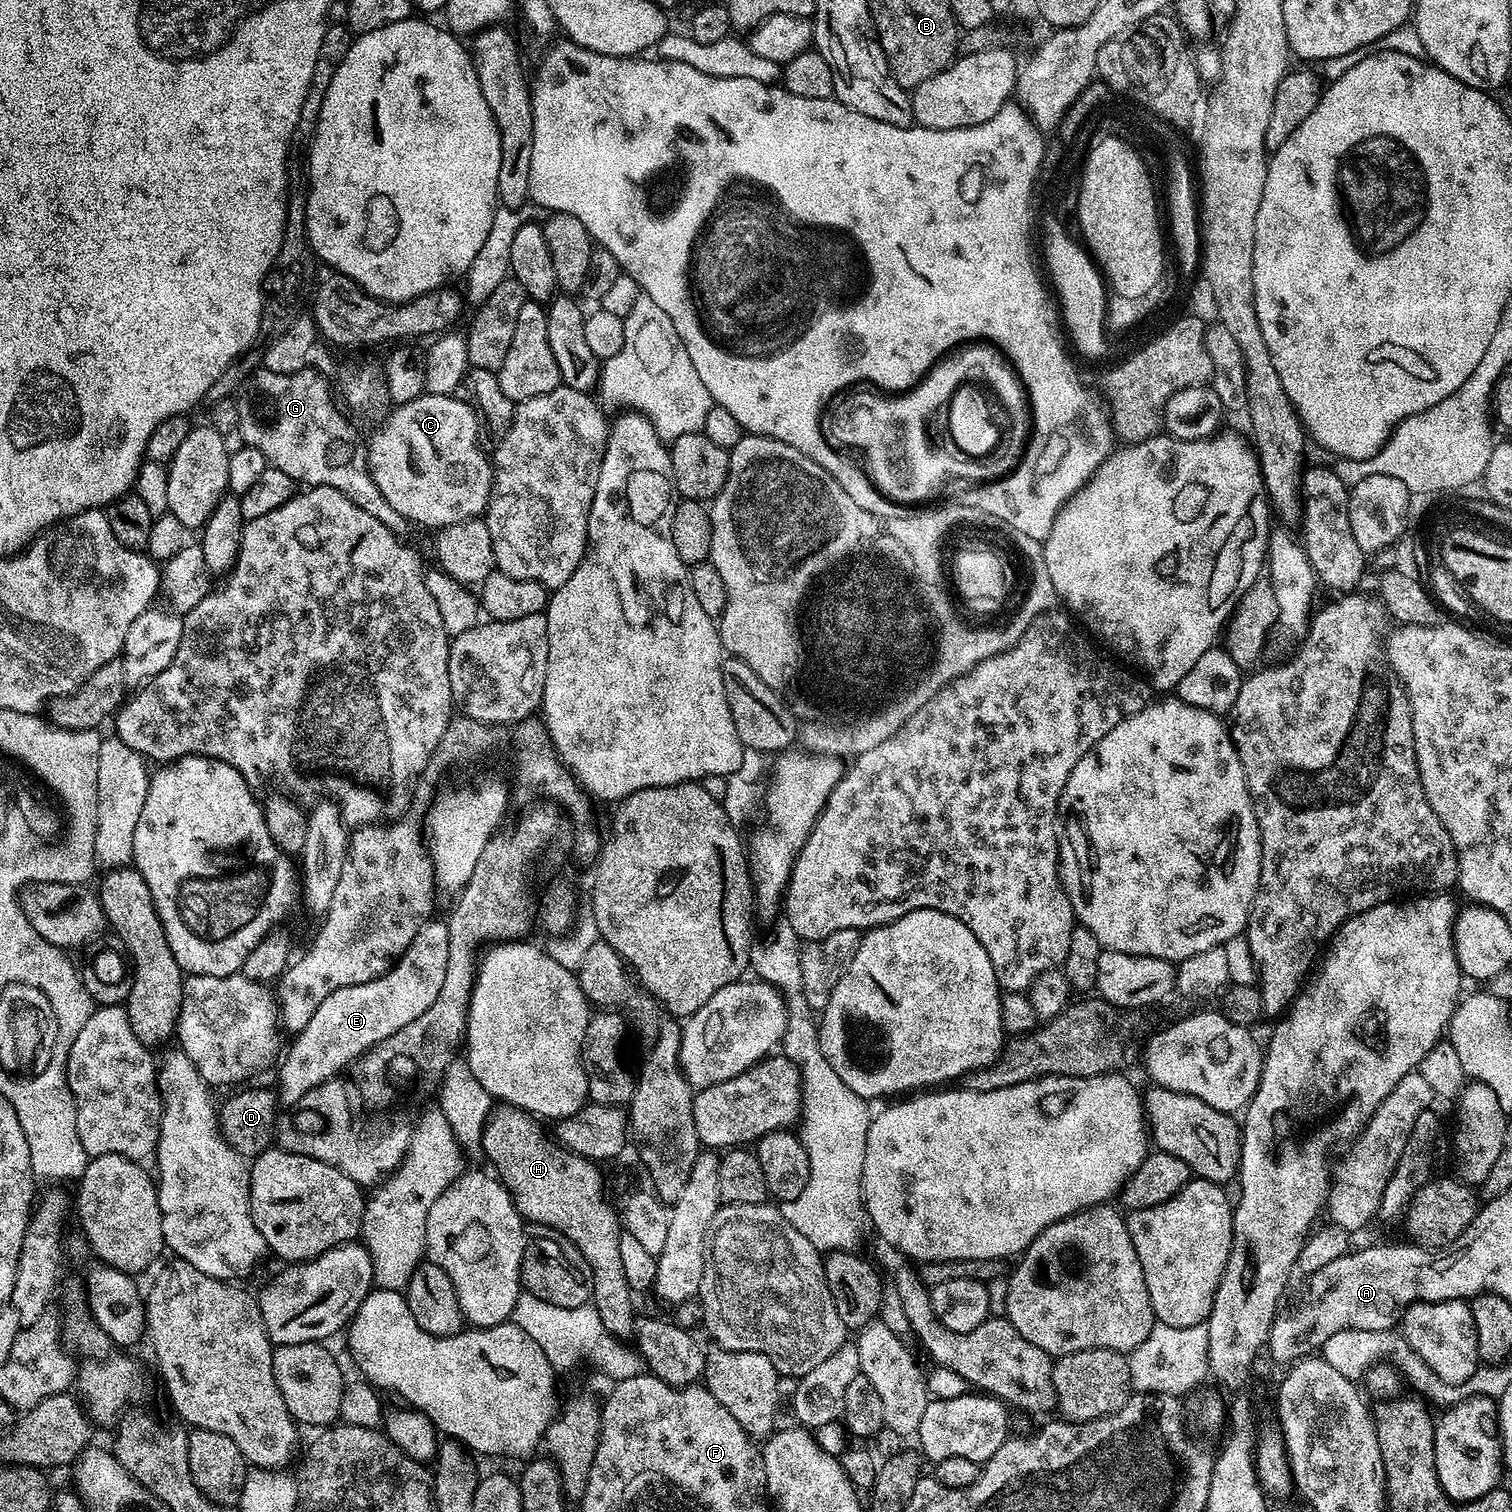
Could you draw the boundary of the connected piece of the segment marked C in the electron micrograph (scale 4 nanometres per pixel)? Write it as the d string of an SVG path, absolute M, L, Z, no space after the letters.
M425 394L405 404L395 405L391 410L393 412L385 418L384 425L380 428L380 433L369 444L366 444L368 469L374 478L374 483L378 485L378 490L382 490L382 498L386 498L386 502L390 502L390 506L394 506L394 510L398 510L398 514L402 514L402 518L406 518L409 525L416 526L416 524L421 524L422 527L434 528L433 530L441 530L458 523L465 523L468 520L477 519L481 514L487 512L488 499L492 493L492 461L489 453L487 451L484 453L480 449L482 429L478 423L475 407L467 399L461 398L456 394L451 396Z

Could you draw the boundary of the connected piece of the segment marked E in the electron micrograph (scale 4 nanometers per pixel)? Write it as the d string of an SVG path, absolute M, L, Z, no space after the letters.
M429 919L420 927L410 946L396 957L389 972L358 986L334 990L334 994L314 1010L314 1018L306 1022L302 1031L295 1033L293 1040L296 1041L284 1056L278 1087L281 1105L299 1105L307 1092L323 1089L329 1080L341 1075L339 1072L348 1063L359 1061L375 1044L390 1038L390 1034L398 1034L402 1026L410 1026L414 1018L422 1018L422 1014L434 1006L434 998L438 998L442 982L446 982L448 957L448 925L443 919L436 919Z

